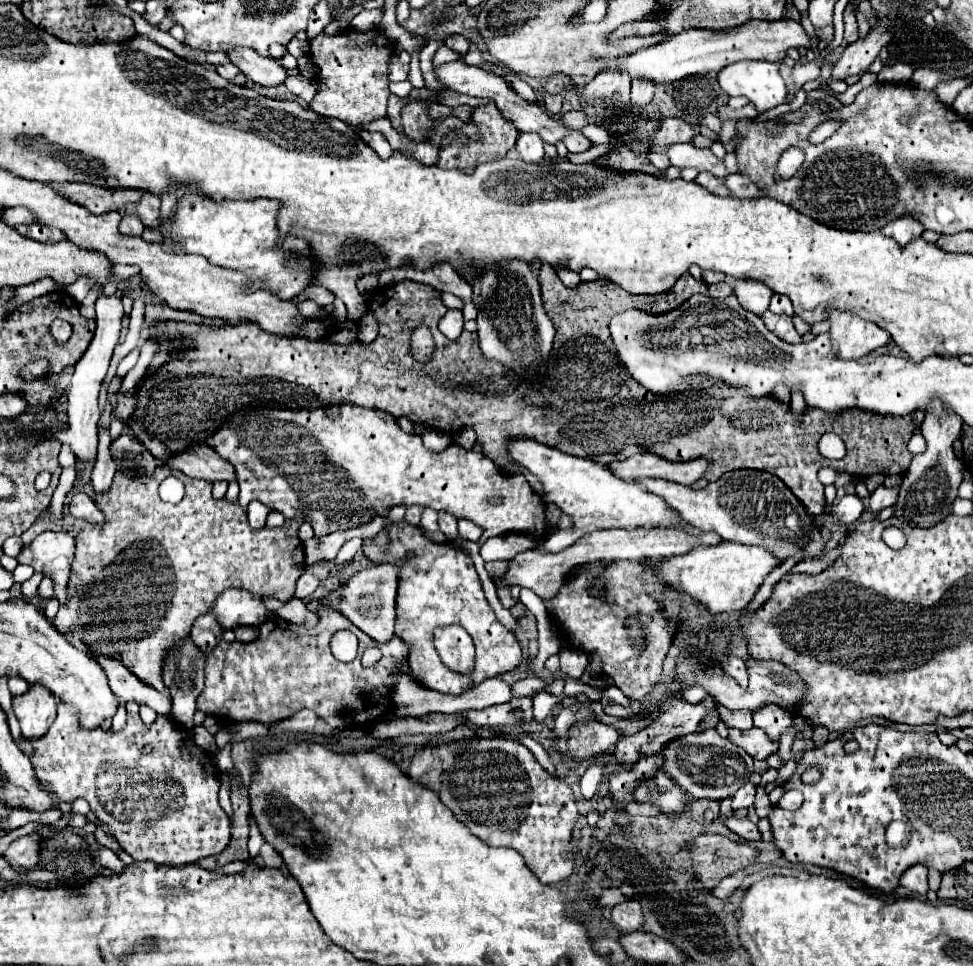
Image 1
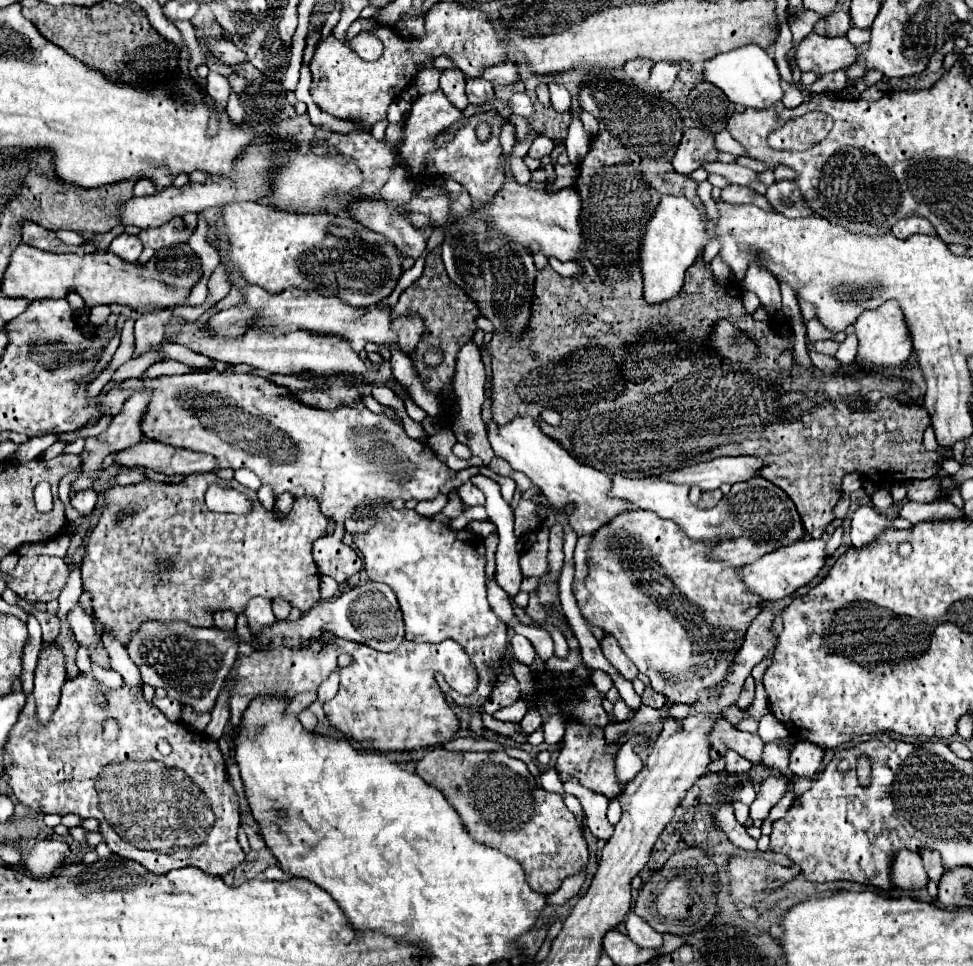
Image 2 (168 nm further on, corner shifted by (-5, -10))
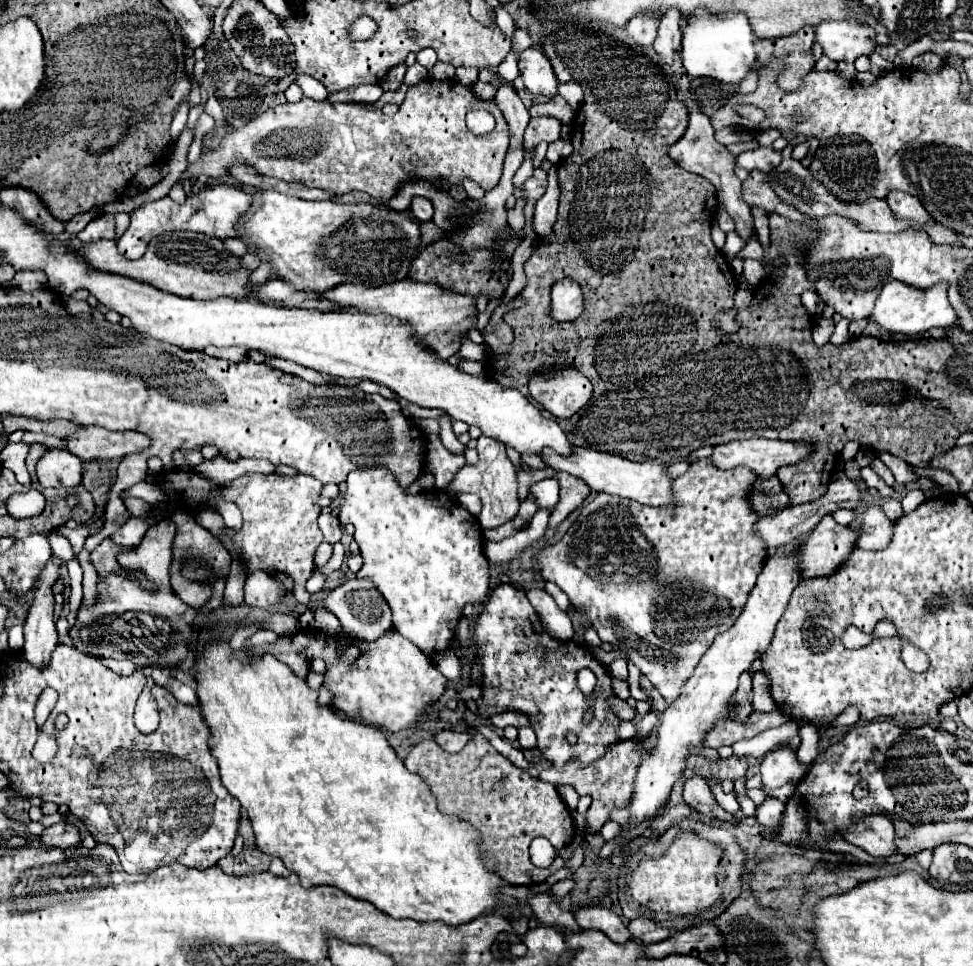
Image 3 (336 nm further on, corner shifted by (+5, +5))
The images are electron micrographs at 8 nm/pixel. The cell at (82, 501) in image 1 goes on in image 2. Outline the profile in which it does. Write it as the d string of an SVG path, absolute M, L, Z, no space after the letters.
M92 488L82 492L70 492L70 500L72 506L80 512L80 516L88 516L96 506L96 492Z

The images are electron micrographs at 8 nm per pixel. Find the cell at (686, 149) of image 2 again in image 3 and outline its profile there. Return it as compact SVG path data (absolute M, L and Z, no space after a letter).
M692 113L690 115L690 123L688 129L684 133L684 137L674 143L670 147L670 157L674 157L674 161L684 167L690 169L690 173L696 173L700 177L704 177L706 181L710 181L716 191L718 191L718 201L726 207L726 211L734 217L736 221L736 233L744 239L750 241L752 239L752 229L754 229L754 221L752 221L752 213L750 213L750 205L746 205L746 201L742 201L742 183L740 179L734 175L734 157L724 145L720 145L714 139L714 129L710 125L710 119L704 113Z

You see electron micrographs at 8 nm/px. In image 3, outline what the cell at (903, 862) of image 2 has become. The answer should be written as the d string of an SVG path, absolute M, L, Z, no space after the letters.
M874 815L874 817L862 817L862 821L856 821L846 829L846 841L852 845L858 845L866 853L874 857L888 857L896 853L894 847L894 825L892 819L886 815Z

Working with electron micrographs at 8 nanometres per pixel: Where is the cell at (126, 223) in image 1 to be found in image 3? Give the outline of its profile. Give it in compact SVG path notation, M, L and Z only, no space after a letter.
M106 213L106 215L100 215L96 217L94 221L90 221L84 231L80 231L76 235L80 241L84 243L94 243L94 241L100 241L100 239L114 239L116 237L116 227L114 227L114 215Z

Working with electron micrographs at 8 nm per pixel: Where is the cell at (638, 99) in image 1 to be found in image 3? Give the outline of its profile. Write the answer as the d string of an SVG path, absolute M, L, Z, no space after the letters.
M668 9L666 15L662 17L660 29L658 29L658 37L654 41L654 49L656 53L670 65L674 61L674 53L680 47L680 11L678 9Z

